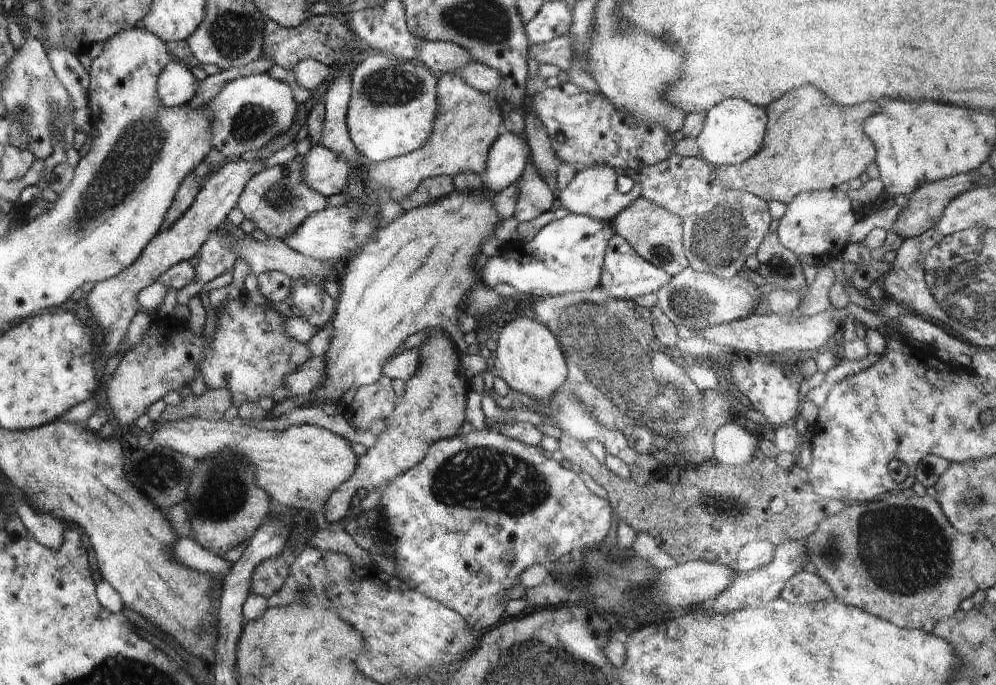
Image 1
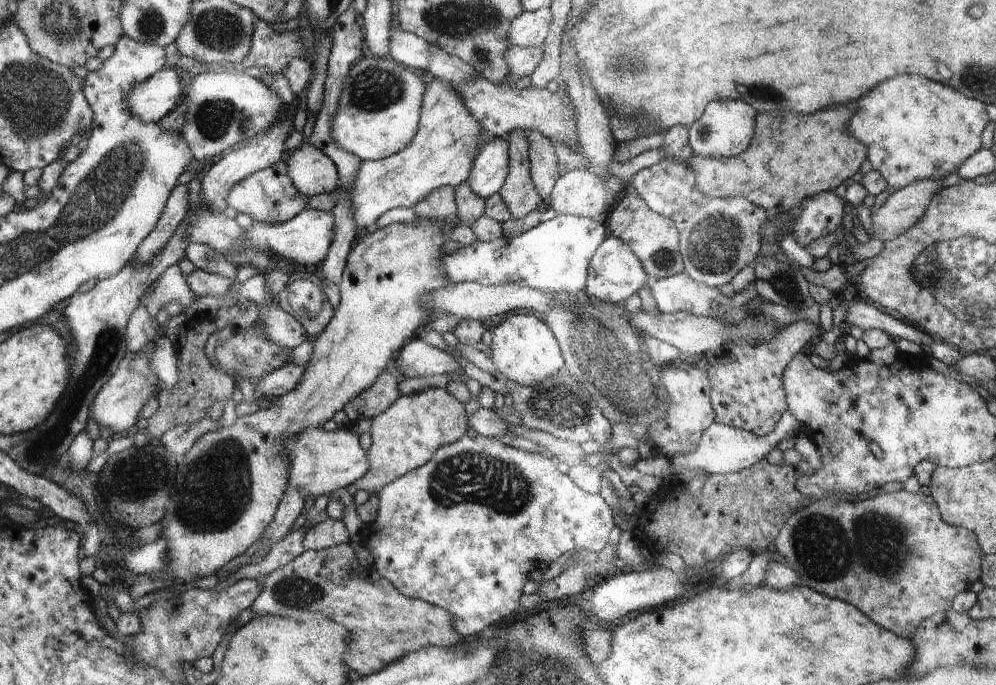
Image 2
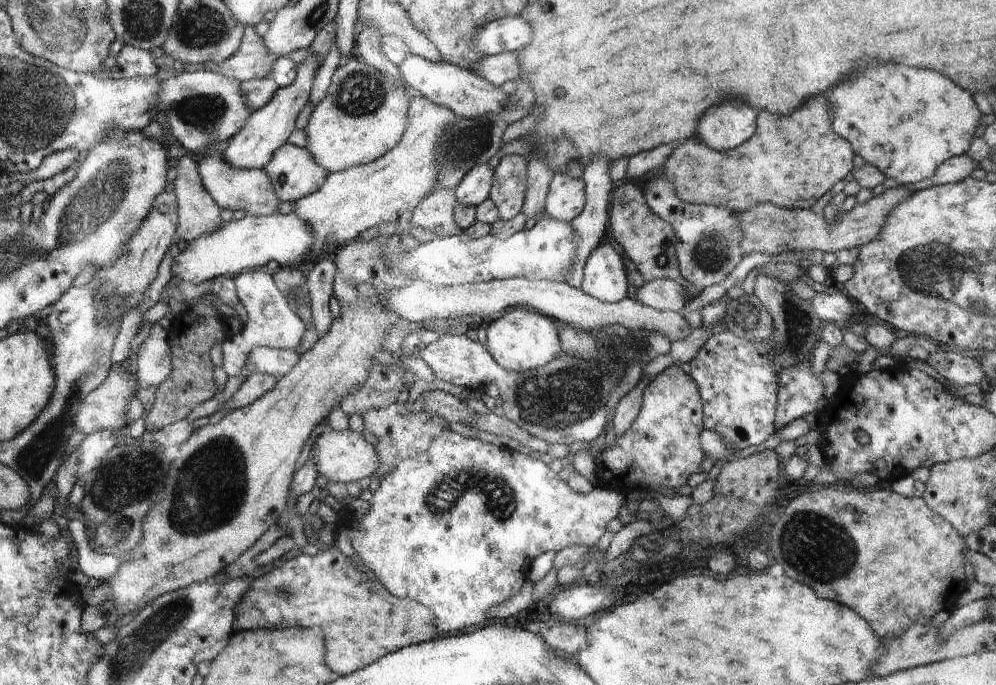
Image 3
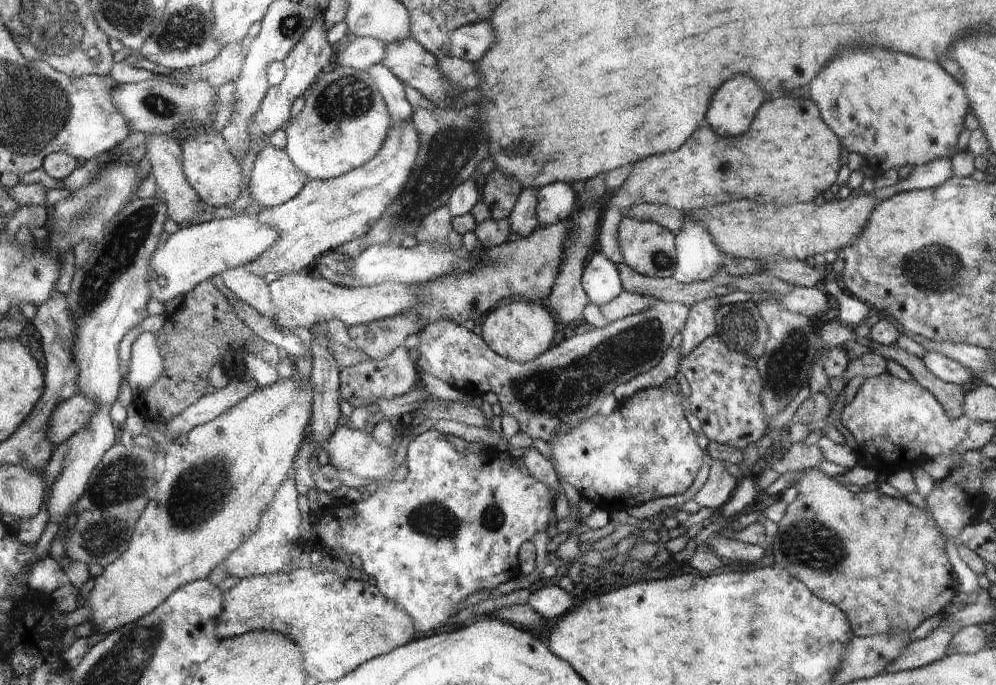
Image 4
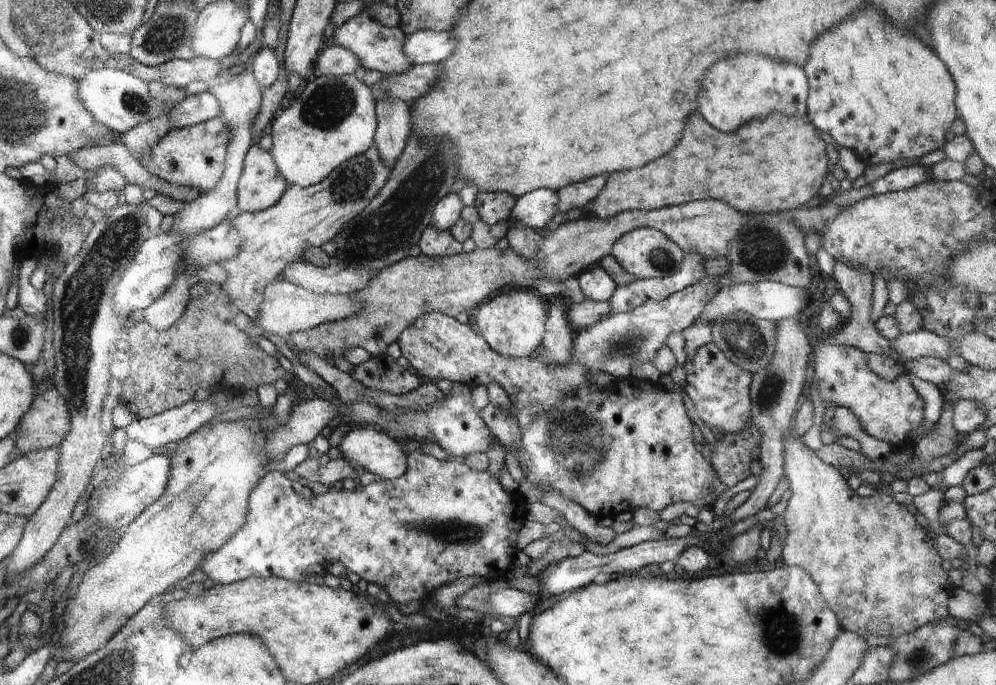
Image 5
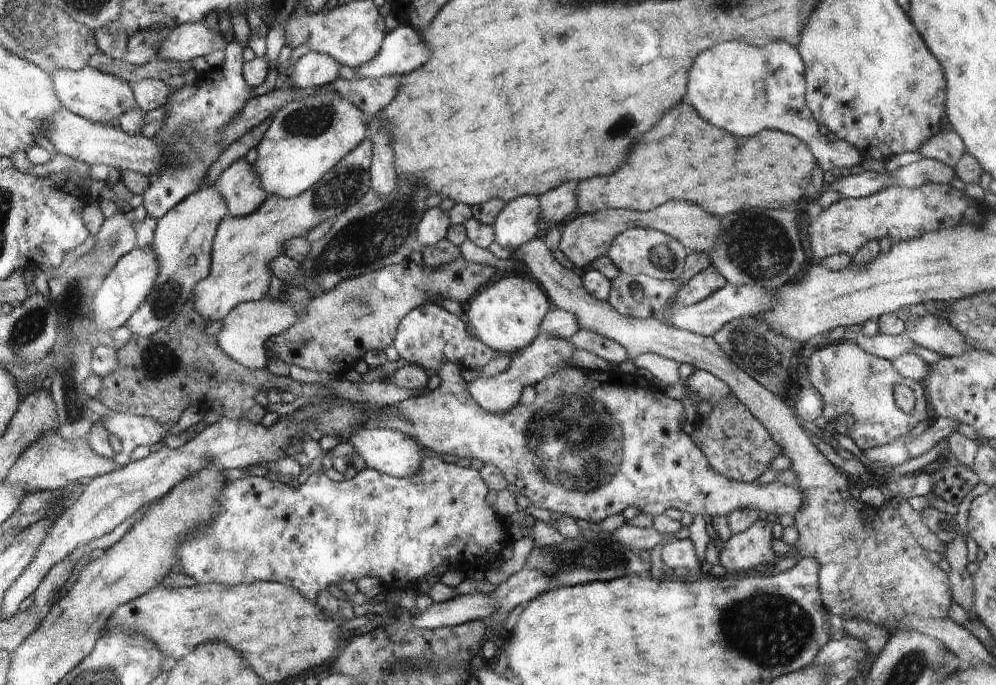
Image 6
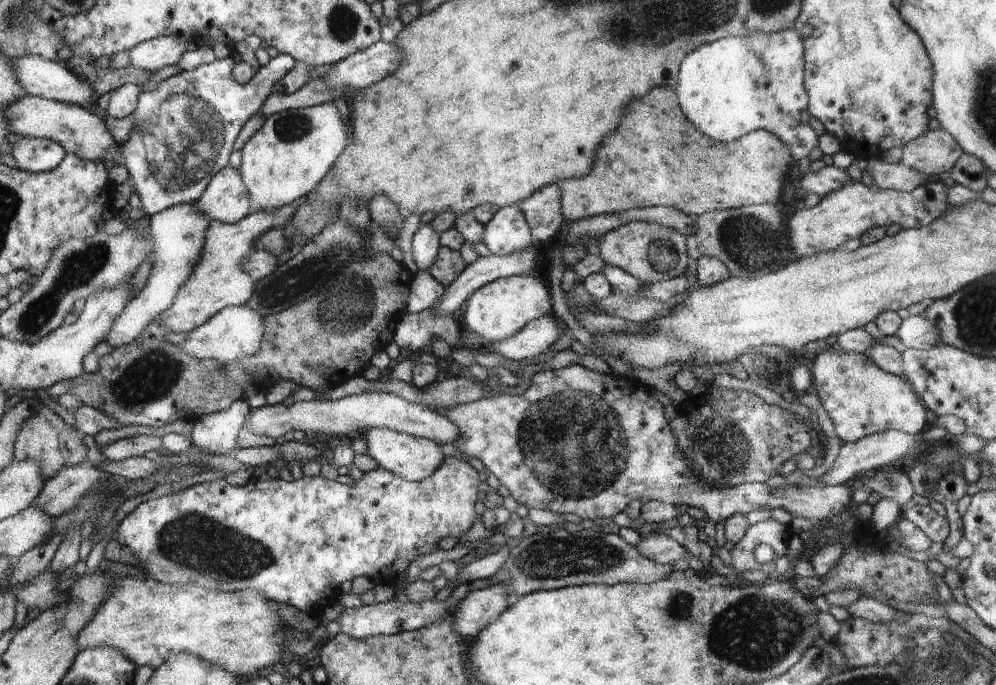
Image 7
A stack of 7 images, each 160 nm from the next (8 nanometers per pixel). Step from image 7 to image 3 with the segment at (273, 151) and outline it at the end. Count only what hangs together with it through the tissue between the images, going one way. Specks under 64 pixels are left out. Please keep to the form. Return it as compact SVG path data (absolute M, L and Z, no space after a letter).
M355 54L334 72L325 98L314 108L304 129L308 136L307 148L317 163L328 172L340 172L352 166L367 165L382 158L400 144L407 128L413 93L406 85L397 85Z

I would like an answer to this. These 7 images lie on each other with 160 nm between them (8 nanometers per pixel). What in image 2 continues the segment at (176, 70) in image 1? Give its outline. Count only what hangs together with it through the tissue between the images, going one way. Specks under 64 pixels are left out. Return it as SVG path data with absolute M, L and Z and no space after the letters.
M165 66L143 83L137 84L126 99L128 108L143 121L158 123L170 111L179 107L184 96L180 81L181 77L174 67Z

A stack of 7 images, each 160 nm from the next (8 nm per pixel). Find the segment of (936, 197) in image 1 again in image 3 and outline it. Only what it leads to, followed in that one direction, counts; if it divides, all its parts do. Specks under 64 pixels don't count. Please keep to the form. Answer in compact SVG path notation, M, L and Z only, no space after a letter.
M904 185L887 189L877 197L872 197L866 204L857 204L850 213L846 216L843 214L839 220L835 218L832 223L828 223L822 213L817 213L814 209L787 209L772 204L760 204L748 212L736 214L743 232L741 246L744 254L756 251L772 255L783 251L805 253L816 249L834 253L836 250L862 246L877 238L888 215L912 193L914 191Z

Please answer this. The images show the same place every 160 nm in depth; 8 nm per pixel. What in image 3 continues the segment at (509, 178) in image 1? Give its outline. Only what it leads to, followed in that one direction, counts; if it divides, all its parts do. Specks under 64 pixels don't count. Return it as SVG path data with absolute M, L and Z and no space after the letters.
M487 162L472 167L454 188L458 203L477 207L484 202L489 197L494 173L495 170Z

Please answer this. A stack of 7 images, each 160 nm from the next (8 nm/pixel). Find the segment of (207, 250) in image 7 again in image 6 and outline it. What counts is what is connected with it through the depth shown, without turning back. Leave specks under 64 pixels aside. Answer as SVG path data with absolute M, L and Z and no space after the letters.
M364 140L364 144L356 148L356 152L343 156L314 187L304 191L302 195L285 199L283 196L269 194L259 210L252 212L251 215L233 217L228 214L222 217L213 238L209 275L193 286L192 297L195 300L192 302L207 322L224 319L240 303L262 299L270 290L274 276L272 262L282 256L285 243L291 239L304 237L322 222L332 222L341 212L354 206L356 201L367 194L370 190L370 158L372 158L372 142Z

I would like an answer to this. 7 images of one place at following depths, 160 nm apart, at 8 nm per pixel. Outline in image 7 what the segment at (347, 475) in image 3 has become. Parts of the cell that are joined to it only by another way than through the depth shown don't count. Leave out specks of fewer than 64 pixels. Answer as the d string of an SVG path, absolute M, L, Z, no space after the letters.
M373 428L364 434L362 439L364 438L366 454L376 460L377 466L387 469L394 476L403 477L407 481L418 482L427 479L438 470L444 460L440 448L434 442L430 442L430 439L424 437L412 436L388 429Z

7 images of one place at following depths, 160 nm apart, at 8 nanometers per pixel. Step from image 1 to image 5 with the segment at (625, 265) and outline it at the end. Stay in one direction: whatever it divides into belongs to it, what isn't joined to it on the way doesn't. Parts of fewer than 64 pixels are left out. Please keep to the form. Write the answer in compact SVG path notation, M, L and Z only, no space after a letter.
M599 265L590 267L578 275L573 285L579 285L585 299L595 302L608 302L615 295L616 284L604 268Z

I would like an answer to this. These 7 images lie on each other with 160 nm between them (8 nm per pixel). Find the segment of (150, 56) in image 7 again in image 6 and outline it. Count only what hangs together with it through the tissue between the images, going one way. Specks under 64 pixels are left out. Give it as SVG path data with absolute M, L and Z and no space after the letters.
M206 19L177 26L167 36L159 51L159 58L188 64L192 58L200 58L209 52L218 57L224 52L231 32L224 22L217 29L210 28Z

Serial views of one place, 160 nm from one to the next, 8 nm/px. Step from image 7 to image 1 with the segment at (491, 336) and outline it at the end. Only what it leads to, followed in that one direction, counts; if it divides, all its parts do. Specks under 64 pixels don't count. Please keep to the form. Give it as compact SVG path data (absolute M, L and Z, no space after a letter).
M533 316L516 318L502 328L493 357L491 373L500 376L512 390L526 394L535 401L550 399L560 390L569 374L558 338L547 325Z

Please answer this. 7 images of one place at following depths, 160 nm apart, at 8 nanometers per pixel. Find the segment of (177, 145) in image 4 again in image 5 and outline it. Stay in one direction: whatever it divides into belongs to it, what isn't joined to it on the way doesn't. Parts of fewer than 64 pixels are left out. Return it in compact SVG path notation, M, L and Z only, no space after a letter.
M162 112L157 118L138 124L131 131L118 136L118 140L128 148L136 160L141 162L142 167L145 168L148 164L150 152L158 144L160 138L164 138L172 130L168 118L168 112Z

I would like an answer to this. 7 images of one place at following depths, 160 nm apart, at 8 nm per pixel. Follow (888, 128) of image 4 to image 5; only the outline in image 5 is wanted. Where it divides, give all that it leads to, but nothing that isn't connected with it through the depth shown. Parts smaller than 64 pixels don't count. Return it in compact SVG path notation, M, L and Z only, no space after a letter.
M866 8L866 10L858 12L856 16L848 18L844 24L836 26L834 30L826 32L824 36L820 36L820 40L816 40L816 44L812 46L810 60L806 62L803 70L809 82L806 118L821 134L832 136L836 145L854 150L866 166L878 165L883 162L895 162L906 158L918 159L925 154L934 152L934 150L940 151L951 135L952 123L957 118L956 108L954 108L956 88L954 88L952 76L948 74L944 62L930 48L926 48L918 38L914 38L912 34L906 36L906 34L898 32L896 28L892 28L892 24L888 24L880 16L880 12L876 12L876 8Z

